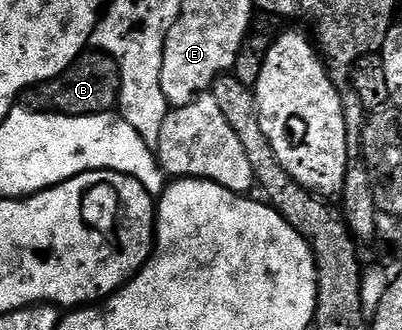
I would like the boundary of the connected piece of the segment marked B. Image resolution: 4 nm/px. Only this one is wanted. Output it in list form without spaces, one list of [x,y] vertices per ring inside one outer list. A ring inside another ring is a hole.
[[[91,49],[74,59],[57,77],[27,88],[21,103],[28,111],[44,111],[46,115],[105,115],[116,110],[120,86],[119,62]]]

